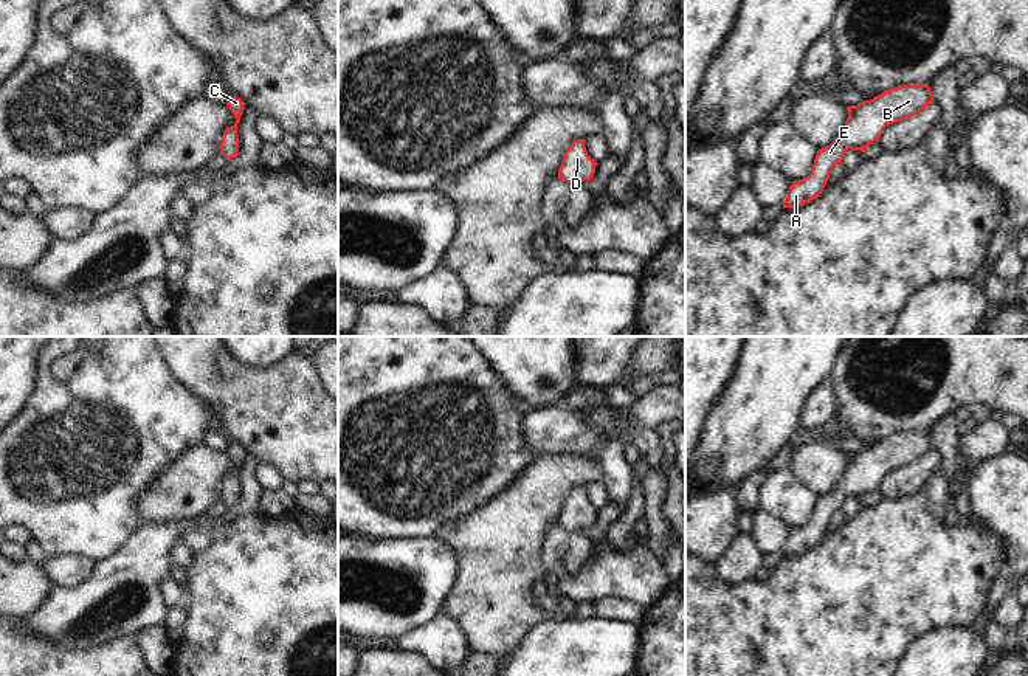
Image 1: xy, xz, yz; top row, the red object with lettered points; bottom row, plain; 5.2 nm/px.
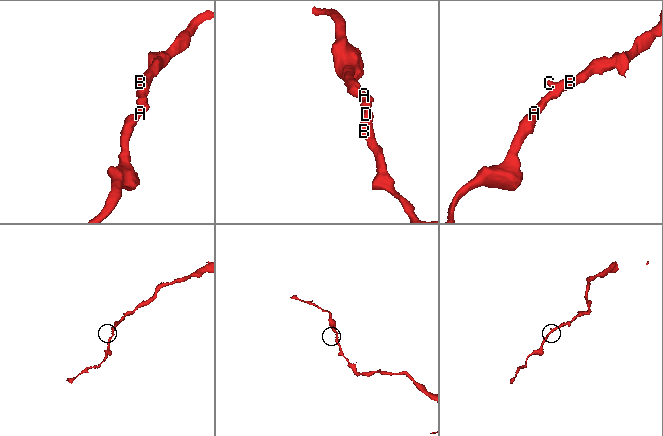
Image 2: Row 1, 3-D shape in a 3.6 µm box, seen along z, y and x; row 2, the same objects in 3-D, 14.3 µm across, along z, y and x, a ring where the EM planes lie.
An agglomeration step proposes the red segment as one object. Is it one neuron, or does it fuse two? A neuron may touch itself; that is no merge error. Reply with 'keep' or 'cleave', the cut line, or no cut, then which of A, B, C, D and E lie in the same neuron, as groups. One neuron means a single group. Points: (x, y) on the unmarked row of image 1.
keep; no cut; A B C D E

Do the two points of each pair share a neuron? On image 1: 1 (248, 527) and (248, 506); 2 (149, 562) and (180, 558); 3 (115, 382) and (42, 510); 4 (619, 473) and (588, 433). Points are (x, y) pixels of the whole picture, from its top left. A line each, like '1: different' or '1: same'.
1: different
2: different
3: same
4: different

